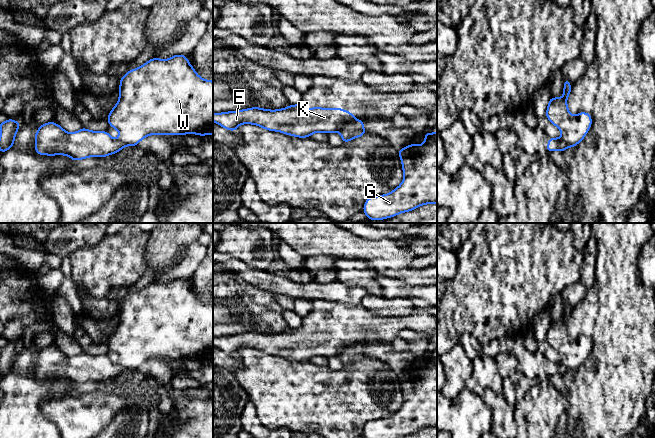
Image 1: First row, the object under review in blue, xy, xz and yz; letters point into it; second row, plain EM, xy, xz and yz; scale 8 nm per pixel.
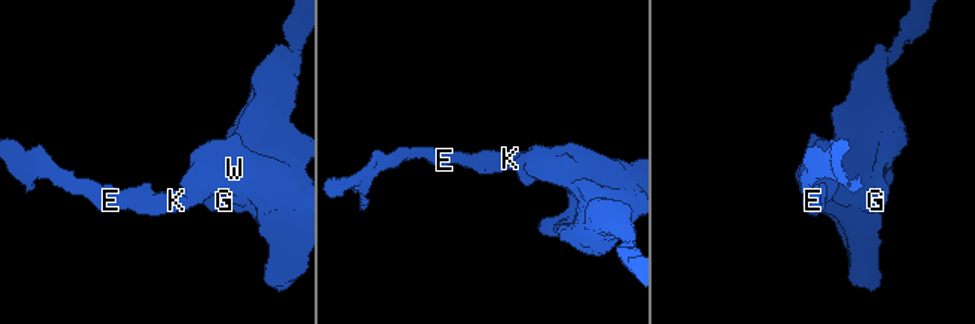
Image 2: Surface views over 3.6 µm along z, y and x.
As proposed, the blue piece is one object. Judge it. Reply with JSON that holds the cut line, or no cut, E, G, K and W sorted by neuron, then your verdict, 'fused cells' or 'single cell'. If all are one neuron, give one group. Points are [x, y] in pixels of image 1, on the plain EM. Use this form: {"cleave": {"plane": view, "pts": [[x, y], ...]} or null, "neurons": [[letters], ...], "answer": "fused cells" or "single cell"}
{"cleave": {"plane": "xz", "pts": [[354, 342], [337, 355]]}, "neurons": [["E", "K"], ["G", "W"]], "answer": "fused cells"}

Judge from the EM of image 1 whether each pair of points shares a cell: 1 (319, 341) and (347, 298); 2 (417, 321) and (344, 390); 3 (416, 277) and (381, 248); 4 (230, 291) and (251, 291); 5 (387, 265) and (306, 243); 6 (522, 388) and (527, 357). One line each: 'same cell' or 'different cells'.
1: different cells
2: different cells
3: same cell
4: same cell
5: same cell
6: same cell

